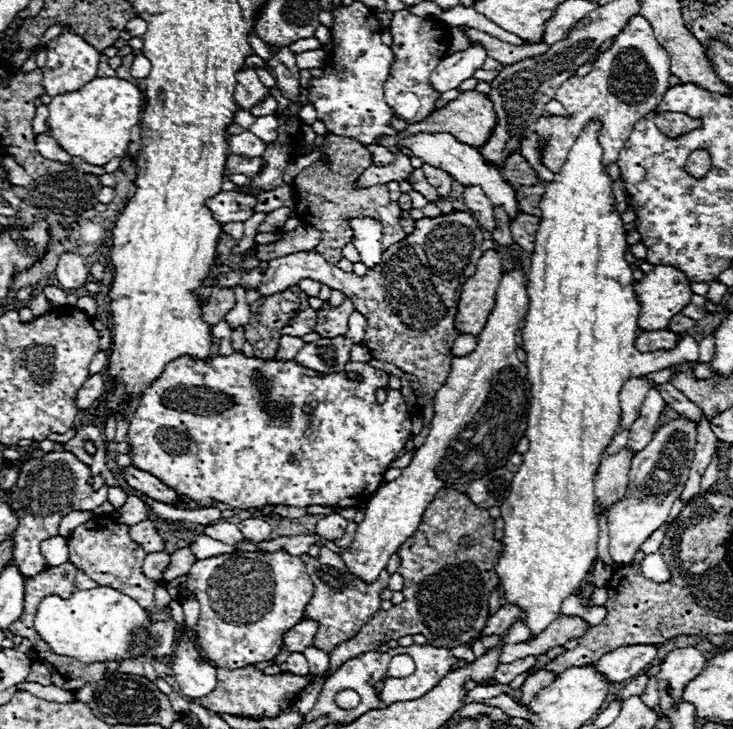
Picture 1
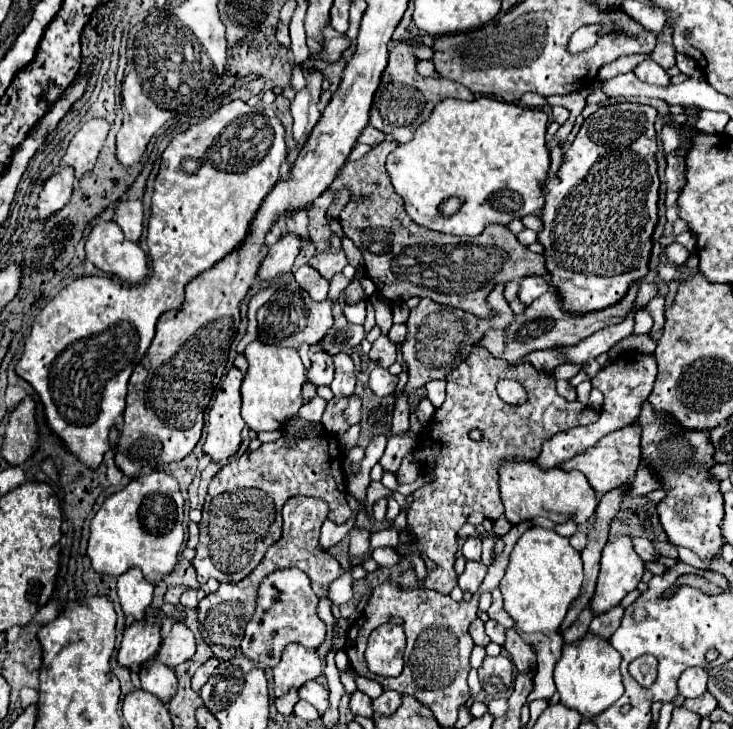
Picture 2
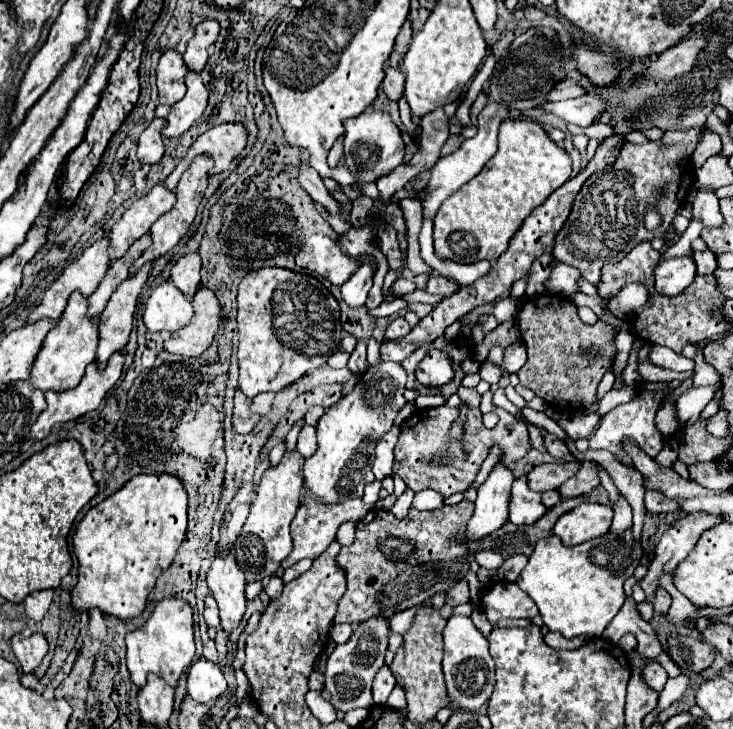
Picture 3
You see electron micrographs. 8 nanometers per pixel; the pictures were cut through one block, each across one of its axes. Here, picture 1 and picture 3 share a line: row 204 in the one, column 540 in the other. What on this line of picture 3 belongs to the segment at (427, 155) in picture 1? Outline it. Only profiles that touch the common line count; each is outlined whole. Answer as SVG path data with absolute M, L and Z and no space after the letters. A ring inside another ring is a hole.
M526 476L514 480L512 488L512 500L510 500L510 522L520 526L520 524L534 524L538 518L544 516L546 508L540 500L540 492L528 490Z

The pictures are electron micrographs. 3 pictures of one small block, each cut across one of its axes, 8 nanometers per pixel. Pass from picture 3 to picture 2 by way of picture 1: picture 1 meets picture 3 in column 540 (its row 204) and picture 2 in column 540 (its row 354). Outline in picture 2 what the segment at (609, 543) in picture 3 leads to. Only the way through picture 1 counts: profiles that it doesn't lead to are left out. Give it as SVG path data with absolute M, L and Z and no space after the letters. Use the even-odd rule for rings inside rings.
M530 528L516 542L506 574L500 582L504 594L504 610L514 620L516 632L530 644L538 658L538 672L534 676L534 690L530 692L526 704L536 698L550 698L556 692L552 672L562 652L560 624L568 612L568 606L578 596L582 586L582 560L580 552L574 550L568 538L562 538L554 530Z

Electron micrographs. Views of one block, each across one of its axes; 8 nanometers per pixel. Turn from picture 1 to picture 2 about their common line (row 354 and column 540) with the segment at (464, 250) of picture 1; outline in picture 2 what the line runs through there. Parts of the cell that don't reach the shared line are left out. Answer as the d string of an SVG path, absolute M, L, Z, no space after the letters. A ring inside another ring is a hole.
M474 346L472 352L468 354L468 358L454 368L448 378L446 378L446 400L444 404L436 410L432 426L426 428L422 434L418 434L418 452L414 454L416 460L420 462L422 468L430 470L436 474L436 480L418 488L412 494L412 504L408 508L408 524L410 528L416 532L418 540L416 546L430 558L436 562L436 570L428 572L426 580L424 580L424 588L432 588L436 592L442 594L450 594L450 590L456 586L456 572L454 572L454 560L456 560L456 550L458 550L458 530L462 528L462 524L466 524L466 518L470 512L482 512L488 520L496 520L502 516L504 508L500 502L500 492L498 492L498 464L504 458L510 460L530 460L536 458L540 454L542 444L552 438L554 434L568 430L568 428L576 428L576 426L586 426L592 424L598 418L598 412L594 410L586 410L584 404L578 402L578 406L574 402L564 400L562 396L556 394L554 390L554 378L550 378L546 372L538 372L534 370L532 364L524 362L520 366L510 366L504 360L494 358L486 348L482 346ZM500 378L512 378L516 382L520 382L526 392L528 392L528 400L524 406L508 406L504 404L498 394L496 394L496 382ZM470 430L482 430L484 438L480 442L470 440Z

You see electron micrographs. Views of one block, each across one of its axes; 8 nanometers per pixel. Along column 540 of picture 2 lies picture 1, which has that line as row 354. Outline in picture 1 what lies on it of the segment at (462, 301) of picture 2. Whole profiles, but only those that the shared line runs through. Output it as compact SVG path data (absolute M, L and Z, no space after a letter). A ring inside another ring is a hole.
M292 290L262 296L250 306L250 322L244 326L246 340L254 346L254 356L274 358L284 324L298 312L300 298Z

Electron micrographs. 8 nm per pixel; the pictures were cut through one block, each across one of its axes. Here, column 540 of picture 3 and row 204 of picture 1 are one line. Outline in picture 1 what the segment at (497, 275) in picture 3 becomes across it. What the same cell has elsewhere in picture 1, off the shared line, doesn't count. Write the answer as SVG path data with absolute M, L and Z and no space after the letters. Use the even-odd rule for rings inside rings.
M218 192L206 200L206 208L212 212L214 220L220 220L220 224L248 220L254 214L254 204L256 196L242 192Z

